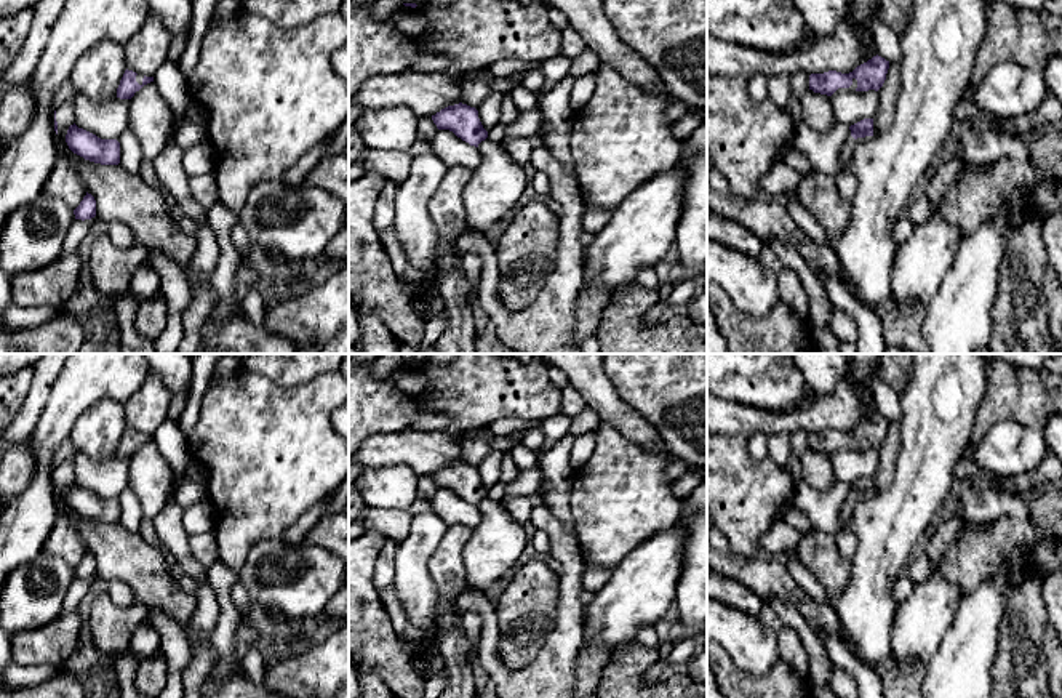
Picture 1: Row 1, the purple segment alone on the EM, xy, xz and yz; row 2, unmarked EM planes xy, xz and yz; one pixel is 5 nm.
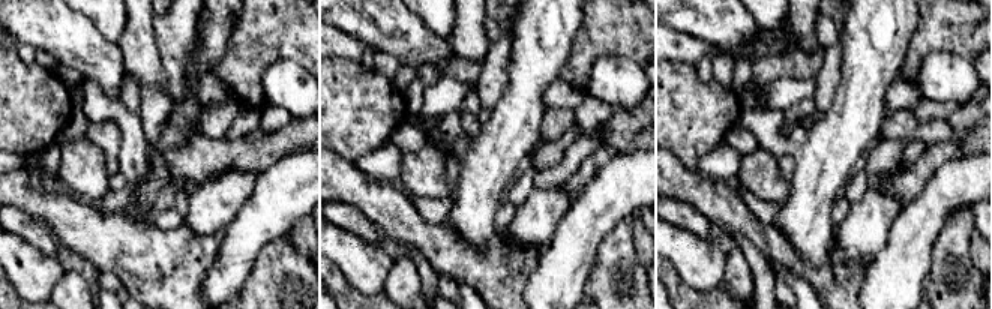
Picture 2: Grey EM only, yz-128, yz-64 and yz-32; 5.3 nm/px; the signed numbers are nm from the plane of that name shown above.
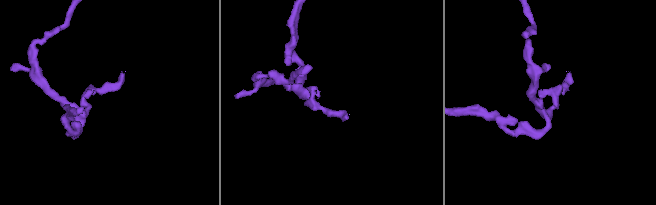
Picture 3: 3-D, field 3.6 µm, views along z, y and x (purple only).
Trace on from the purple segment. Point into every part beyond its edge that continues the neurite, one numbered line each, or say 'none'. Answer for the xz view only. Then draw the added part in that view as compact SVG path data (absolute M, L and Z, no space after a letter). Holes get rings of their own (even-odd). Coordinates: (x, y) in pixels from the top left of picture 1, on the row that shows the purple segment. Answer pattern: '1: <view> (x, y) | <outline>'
none

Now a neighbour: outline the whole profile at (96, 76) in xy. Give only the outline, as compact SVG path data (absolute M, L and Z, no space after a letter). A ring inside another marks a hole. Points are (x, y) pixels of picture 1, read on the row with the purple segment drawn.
M107 40L77 61L69 80L77 94L102 102L117 98L125 70L125 45Z

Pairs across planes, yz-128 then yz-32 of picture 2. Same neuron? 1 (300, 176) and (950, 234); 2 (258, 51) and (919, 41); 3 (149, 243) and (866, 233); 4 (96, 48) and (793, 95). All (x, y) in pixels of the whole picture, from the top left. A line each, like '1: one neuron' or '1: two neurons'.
1: two neurons
2: one neuron
3: two neurons
4: two neurons

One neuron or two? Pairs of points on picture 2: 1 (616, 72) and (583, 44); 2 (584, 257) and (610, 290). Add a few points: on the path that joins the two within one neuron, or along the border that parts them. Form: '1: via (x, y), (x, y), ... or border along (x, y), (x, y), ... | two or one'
1: border along (634, 59), (601, 56), (590, 68), (586, 92) | two
2: border along (605, 234), (598, 246), (596, 261), (583, 293) | two

